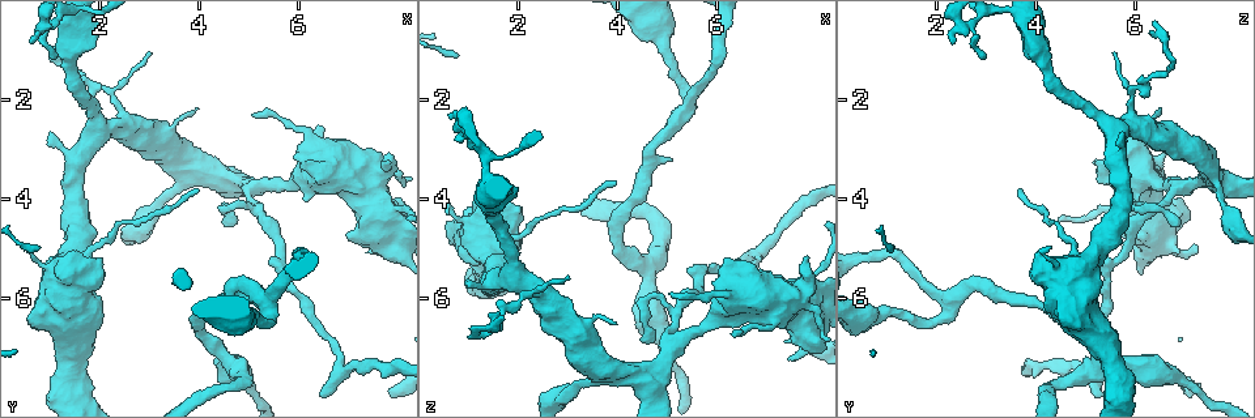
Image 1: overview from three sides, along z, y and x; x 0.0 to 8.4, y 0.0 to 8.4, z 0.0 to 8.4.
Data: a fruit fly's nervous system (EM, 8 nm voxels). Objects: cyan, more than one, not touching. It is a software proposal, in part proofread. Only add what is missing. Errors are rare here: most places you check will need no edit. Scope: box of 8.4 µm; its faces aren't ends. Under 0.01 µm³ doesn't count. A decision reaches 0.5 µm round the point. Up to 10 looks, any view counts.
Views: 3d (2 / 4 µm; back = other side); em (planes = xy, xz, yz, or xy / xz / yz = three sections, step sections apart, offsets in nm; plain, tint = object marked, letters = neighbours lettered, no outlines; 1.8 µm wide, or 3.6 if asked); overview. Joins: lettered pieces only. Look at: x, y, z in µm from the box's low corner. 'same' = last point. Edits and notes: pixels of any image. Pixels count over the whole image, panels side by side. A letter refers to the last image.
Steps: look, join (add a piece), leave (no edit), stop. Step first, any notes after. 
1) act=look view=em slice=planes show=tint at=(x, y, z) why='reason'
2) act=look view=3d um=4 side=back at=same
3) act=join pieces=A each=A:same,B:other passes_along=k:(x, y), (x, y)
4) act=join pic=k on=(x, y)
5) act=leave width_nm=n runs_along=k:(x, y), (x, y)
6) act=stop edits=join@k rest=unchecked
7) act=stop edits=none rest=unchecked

act=look view=em slice=planes show=letters at=(3.90, 3.75, 3.75)

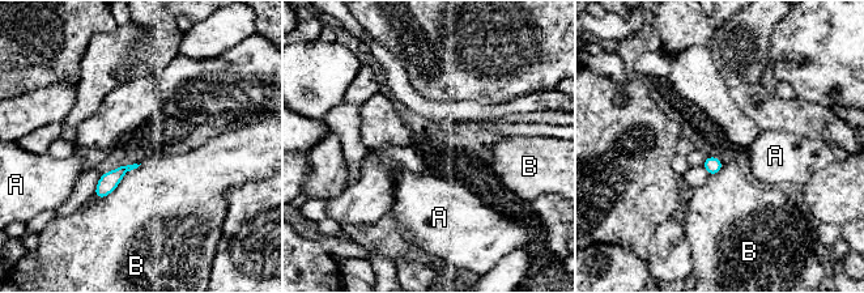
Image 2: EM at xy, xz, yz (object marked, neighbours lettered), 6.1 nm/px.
act=leave each=A:other,B:other border=2:(141, 164), (99, 199) found='no lettered piece goes on from it'

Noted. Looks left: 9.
act=look view=em slice=planes show=letters at=(1.05, 2.65, 5.75) why='an open end'

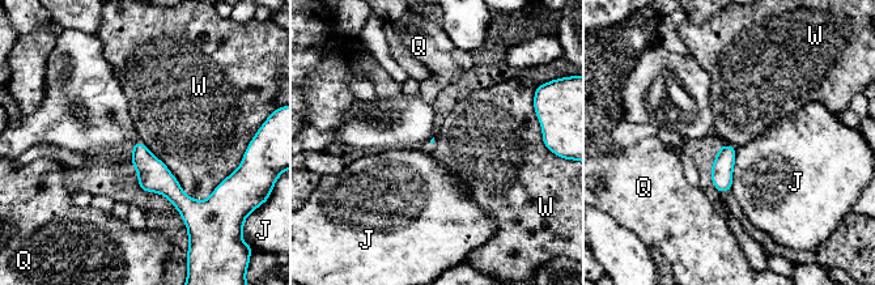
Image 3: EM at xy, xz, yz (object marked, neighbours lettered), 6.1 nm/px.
act=leave each=J:other,Q:other,W:other border=3:(140, 140), (195, 199), (228, 177) found='no lettered piece goes on from it'

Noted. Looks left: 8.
act=look view=em slice=planes show=letters at=(1.60, 5.40, 5.00) why='thick turns thin'

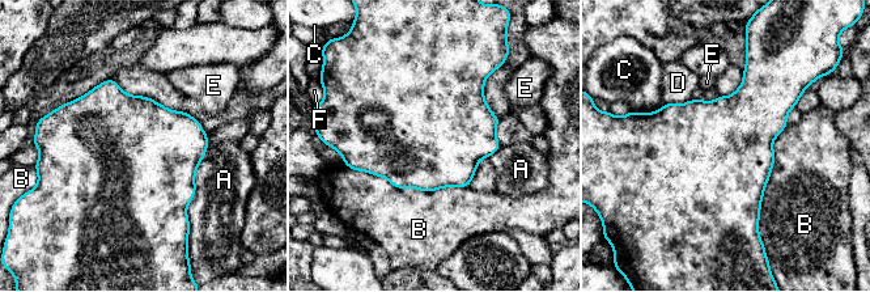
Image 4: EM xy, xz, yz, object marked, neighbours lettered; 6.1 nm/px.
act=leave each=A:other,B:other,C:other,D:other,E:other,F:other border=4:(346, 164), (395, 187), (469, 187) found='none of them fits'

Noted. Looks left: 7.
act=look view=3d um=2 at=(4.55, 4.55, 6.85) why='thin end'

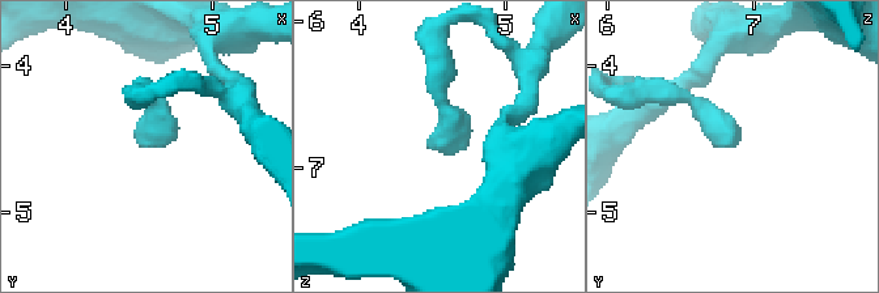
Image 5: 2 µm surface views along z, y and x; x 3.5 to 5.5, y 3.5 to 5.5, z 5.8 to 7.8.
act=look view=em slice=xz step=4 show=letters at=(4.58, 4.54, 6.90) why='now the EM'

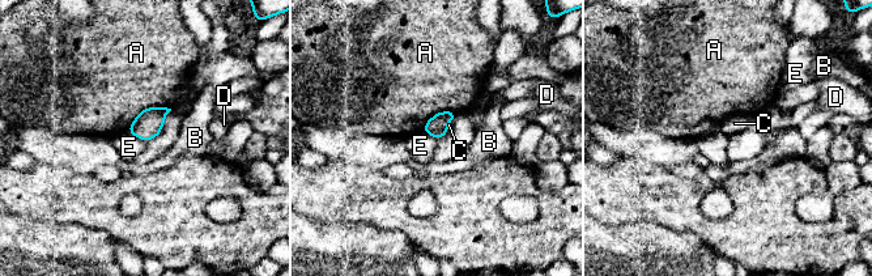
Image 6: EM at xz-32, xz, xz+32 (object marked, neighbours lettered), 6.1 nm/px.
act=look view=em slice=planes show=letters at=same why='cut it another way'

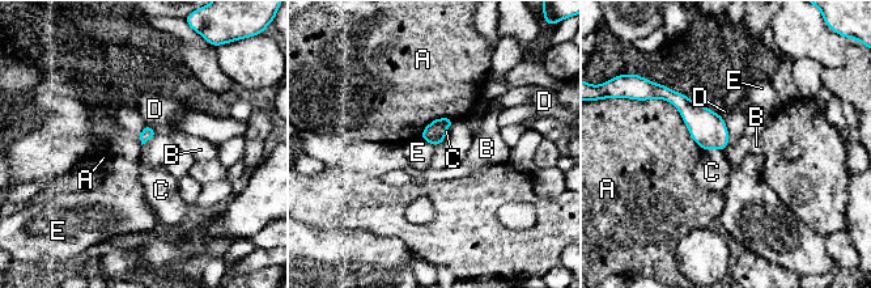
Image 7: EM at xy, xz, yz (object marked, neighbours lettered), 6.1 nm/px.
act=leave each=A:other,B:other,C:other,D:other,E:other border=7:(723, 119), (727, 127), (729, 144) found='no lettered piece goes on from it'

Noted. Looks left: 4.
act=stop edits=none rest=unchecked

